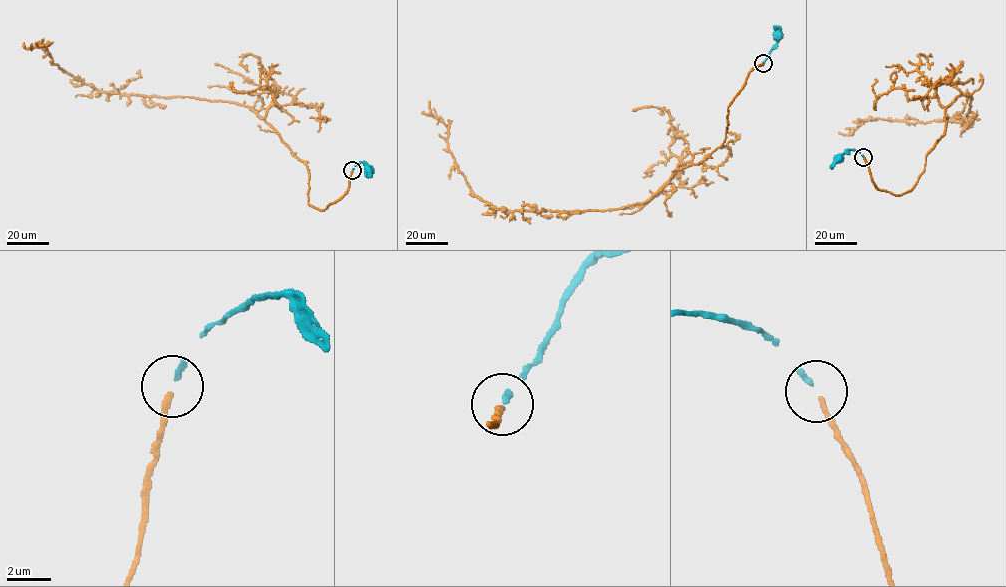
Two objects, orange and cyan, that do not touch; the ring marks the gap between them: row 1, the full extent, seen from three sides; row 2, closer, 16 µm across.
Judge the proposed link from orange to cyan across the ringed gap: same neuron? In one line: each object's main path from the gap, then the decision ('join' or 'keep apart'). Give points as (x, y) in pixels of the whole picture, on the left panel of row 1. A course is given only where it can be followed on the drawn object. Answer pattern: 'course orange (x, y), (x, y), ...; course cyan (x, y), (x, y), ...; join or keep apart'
course orange (352, 171), (336, 201), (311, 206), (305, 163), (247, 106), (98, 91), (53, 63), (48, 44), (31, 44); course cyan (352, 170), (362, 161), (370, 168); join

